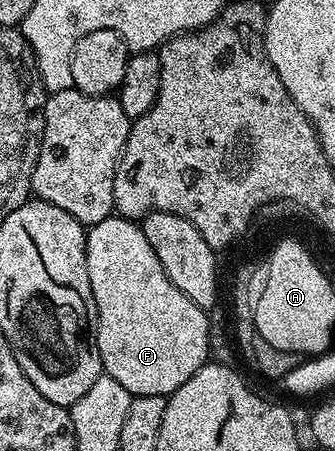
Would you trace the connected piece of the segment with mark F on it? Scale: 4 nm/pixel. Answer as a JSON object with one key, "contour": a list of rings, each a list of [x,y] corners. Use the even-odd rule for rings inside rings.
{"contour":[[[111,217],[93,224],[86,232],[86,264],[94,298],[98,348],[105,374],[124,385],[124,389],[134,397],[168,397],[206,366],[212,355],[207,312],[184,297],[176,285],[172,285],[168,273],[164,273],[164,265],[160,265],[160,257],[156,257],[152,245],[148,245],[148,237],[144,237],[141,226],[135,220]]]}

